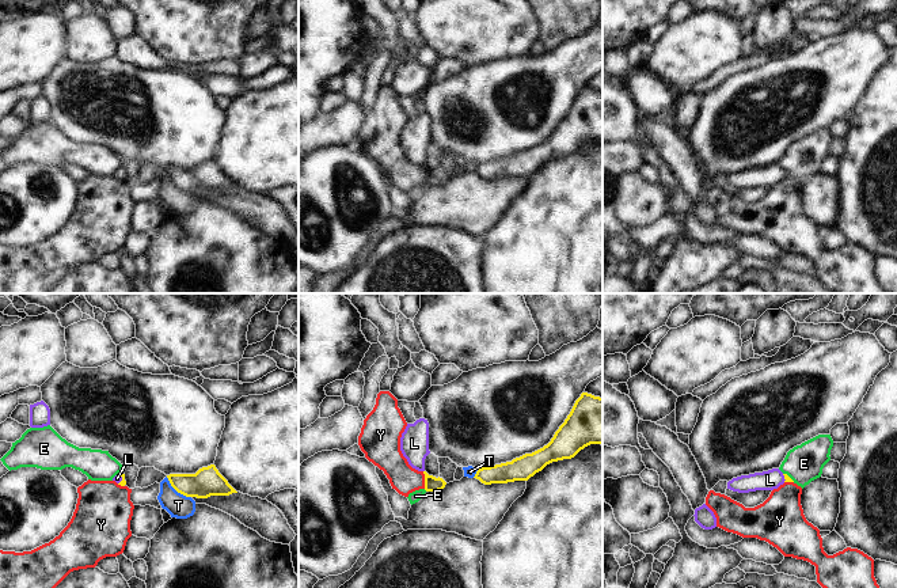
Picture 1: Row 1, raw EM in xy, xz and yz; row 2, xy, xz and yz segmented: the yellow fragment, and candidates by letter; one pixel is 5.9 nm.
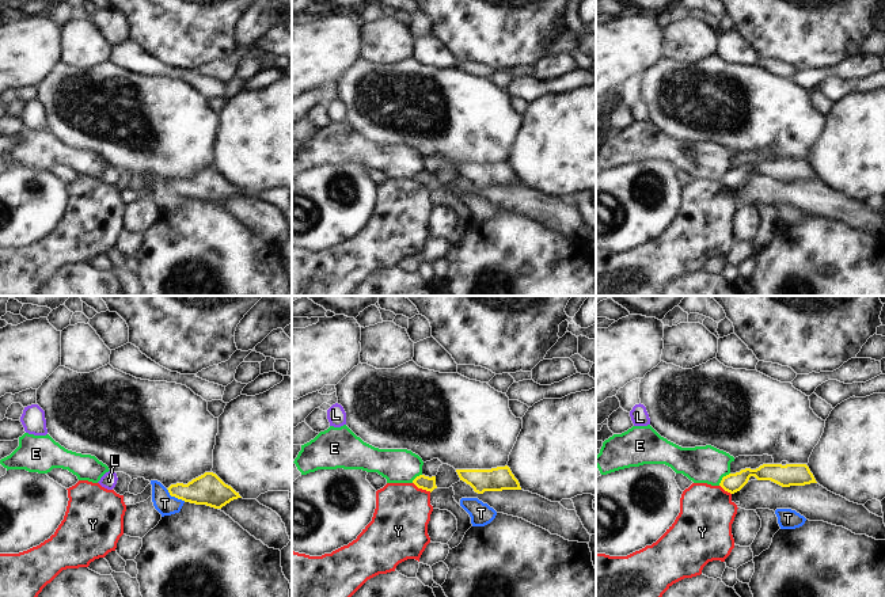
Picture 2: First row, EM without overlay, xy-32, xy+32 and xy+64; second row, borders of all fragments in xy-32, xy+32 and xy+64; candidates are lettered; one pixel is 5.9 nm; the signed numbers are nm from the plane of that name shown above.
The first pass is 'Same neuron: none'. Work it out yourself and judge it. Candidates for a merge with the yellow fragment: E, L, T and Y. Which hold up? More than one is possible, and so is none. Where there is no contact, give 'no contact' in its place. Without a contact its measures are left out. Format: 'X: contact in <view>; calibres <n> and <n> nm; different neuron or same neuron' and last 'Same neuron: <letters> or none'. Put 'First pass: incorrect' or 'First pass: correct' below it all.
E: contact in yz; calibres 40 and 220 nm; different neuron
L: contact in xy; calibres 40 and 50 nm; same neuron
T: contact in xy; calibres 170 and 140 nm; different neuron
Y: contact in xz; calibres 90 and 170 nm; different neuron
Same neuron: L
First pass: incorrect

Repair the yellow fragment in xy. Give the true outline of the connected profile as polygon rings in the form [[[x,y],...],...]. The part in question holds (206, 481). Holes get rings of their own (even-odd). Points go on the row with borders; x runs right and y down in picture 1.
[[[214,464],[202,467],[195,474],[170,474],[167,478],[171,486],[186,497],[208,498],[237,493]]]

